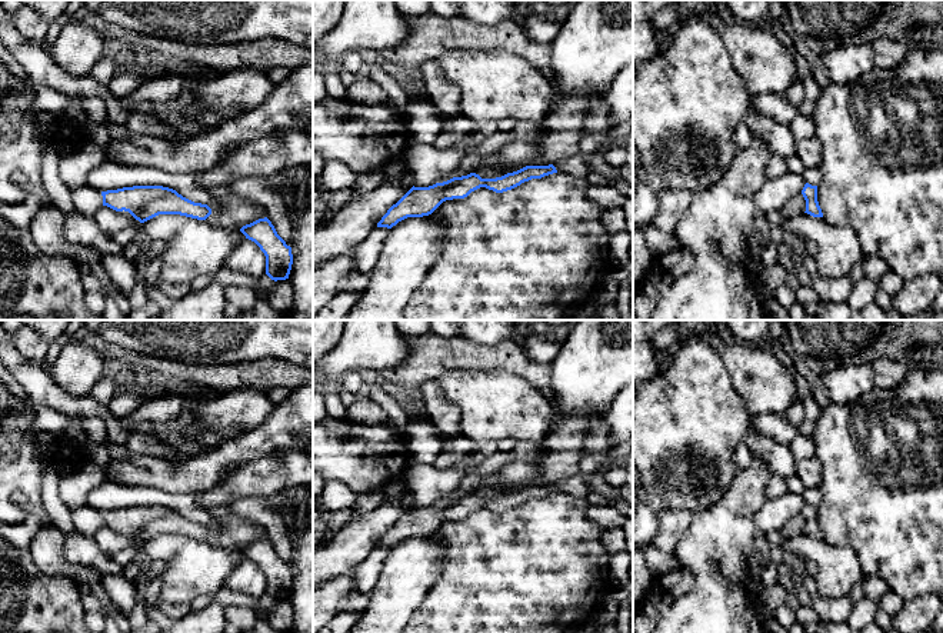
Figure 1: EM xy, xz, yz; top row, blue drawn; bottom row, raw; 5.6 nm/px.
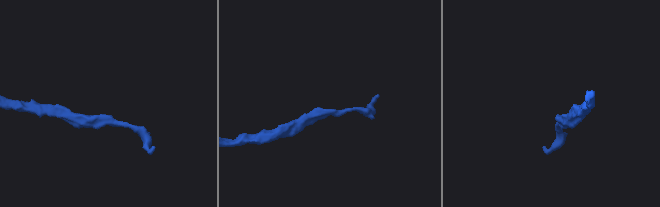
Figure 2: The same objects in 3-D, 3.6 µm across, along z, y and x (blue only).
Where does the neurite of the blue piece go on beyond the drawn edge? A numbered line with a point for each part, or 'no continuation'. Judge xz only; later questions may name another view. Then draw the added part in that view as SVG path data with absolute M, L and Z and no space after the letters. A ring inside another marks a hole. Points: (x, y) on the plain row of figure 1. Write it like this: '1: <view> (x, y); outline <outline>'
1: xz (492, 466); outline M517 446L512 452L496 452L490 454L479 467L466 472L459 489L456 490L456 497L474 493L480 484L497 476L507 462L516 459L537 462L540 459L540 450L537 447Z

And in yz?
1: yz (796, 526); outline M797 514L794 516L790 522L787 522L782 529L780 529L780 534L784 537L784 539L790 539L790 537L794 537L794 536L799 536L802 533L806 532L806 520L803 517L803 514Z

